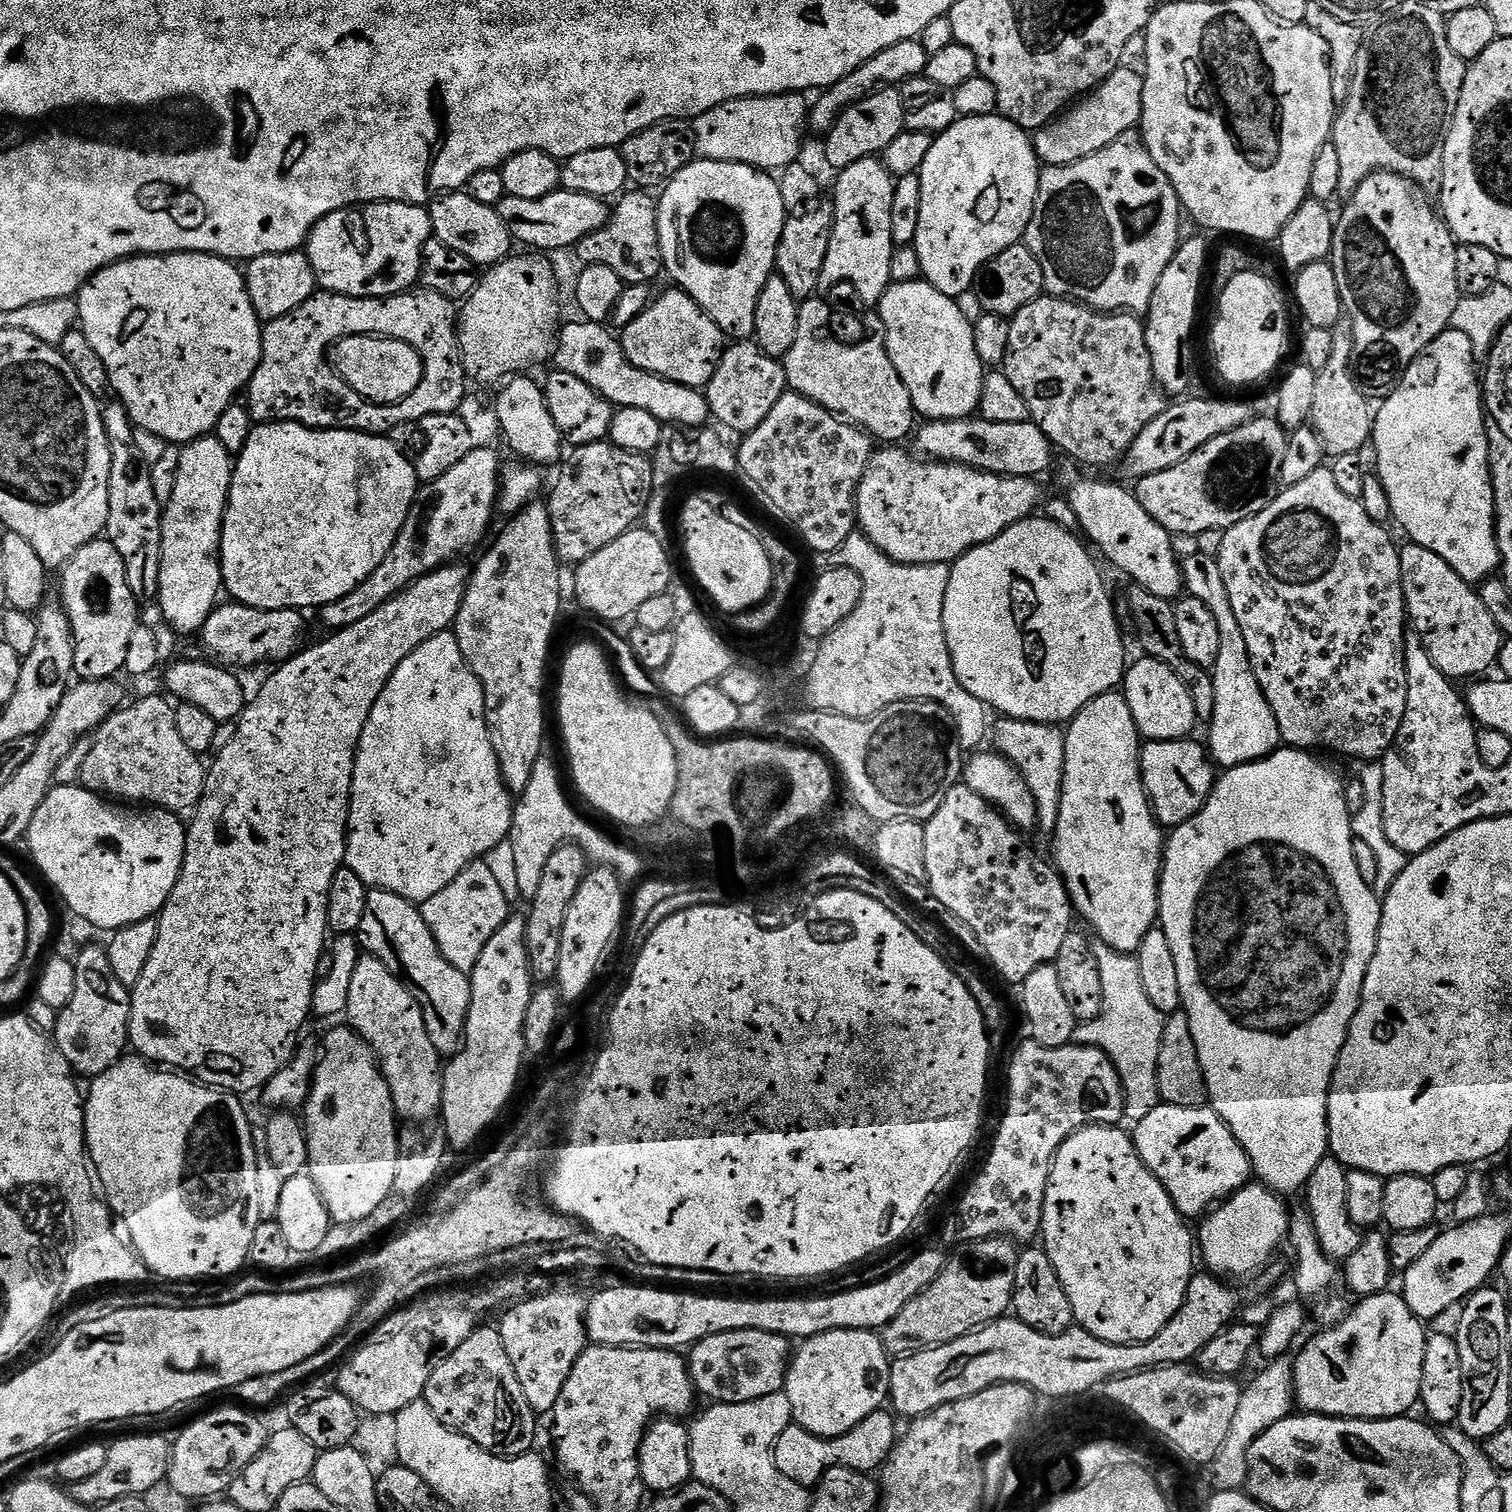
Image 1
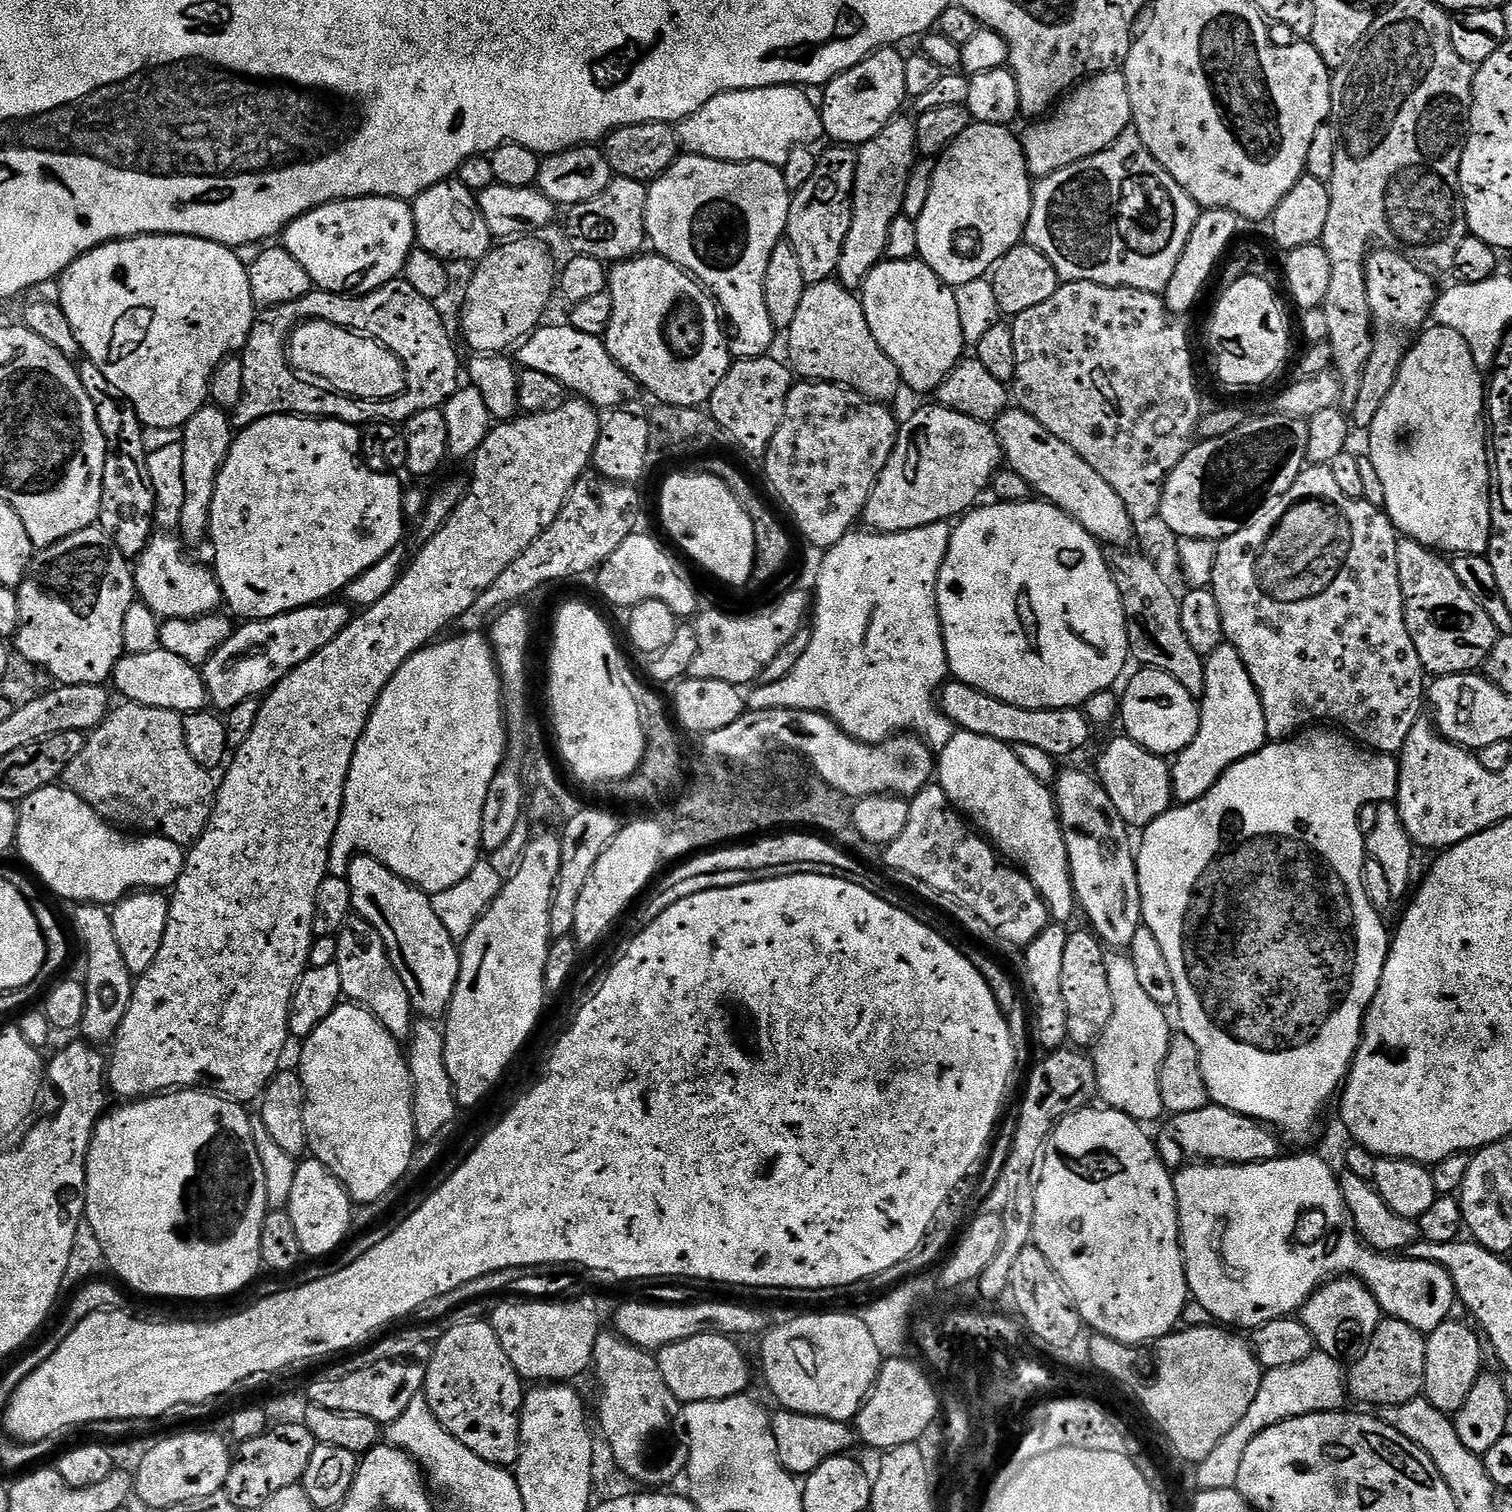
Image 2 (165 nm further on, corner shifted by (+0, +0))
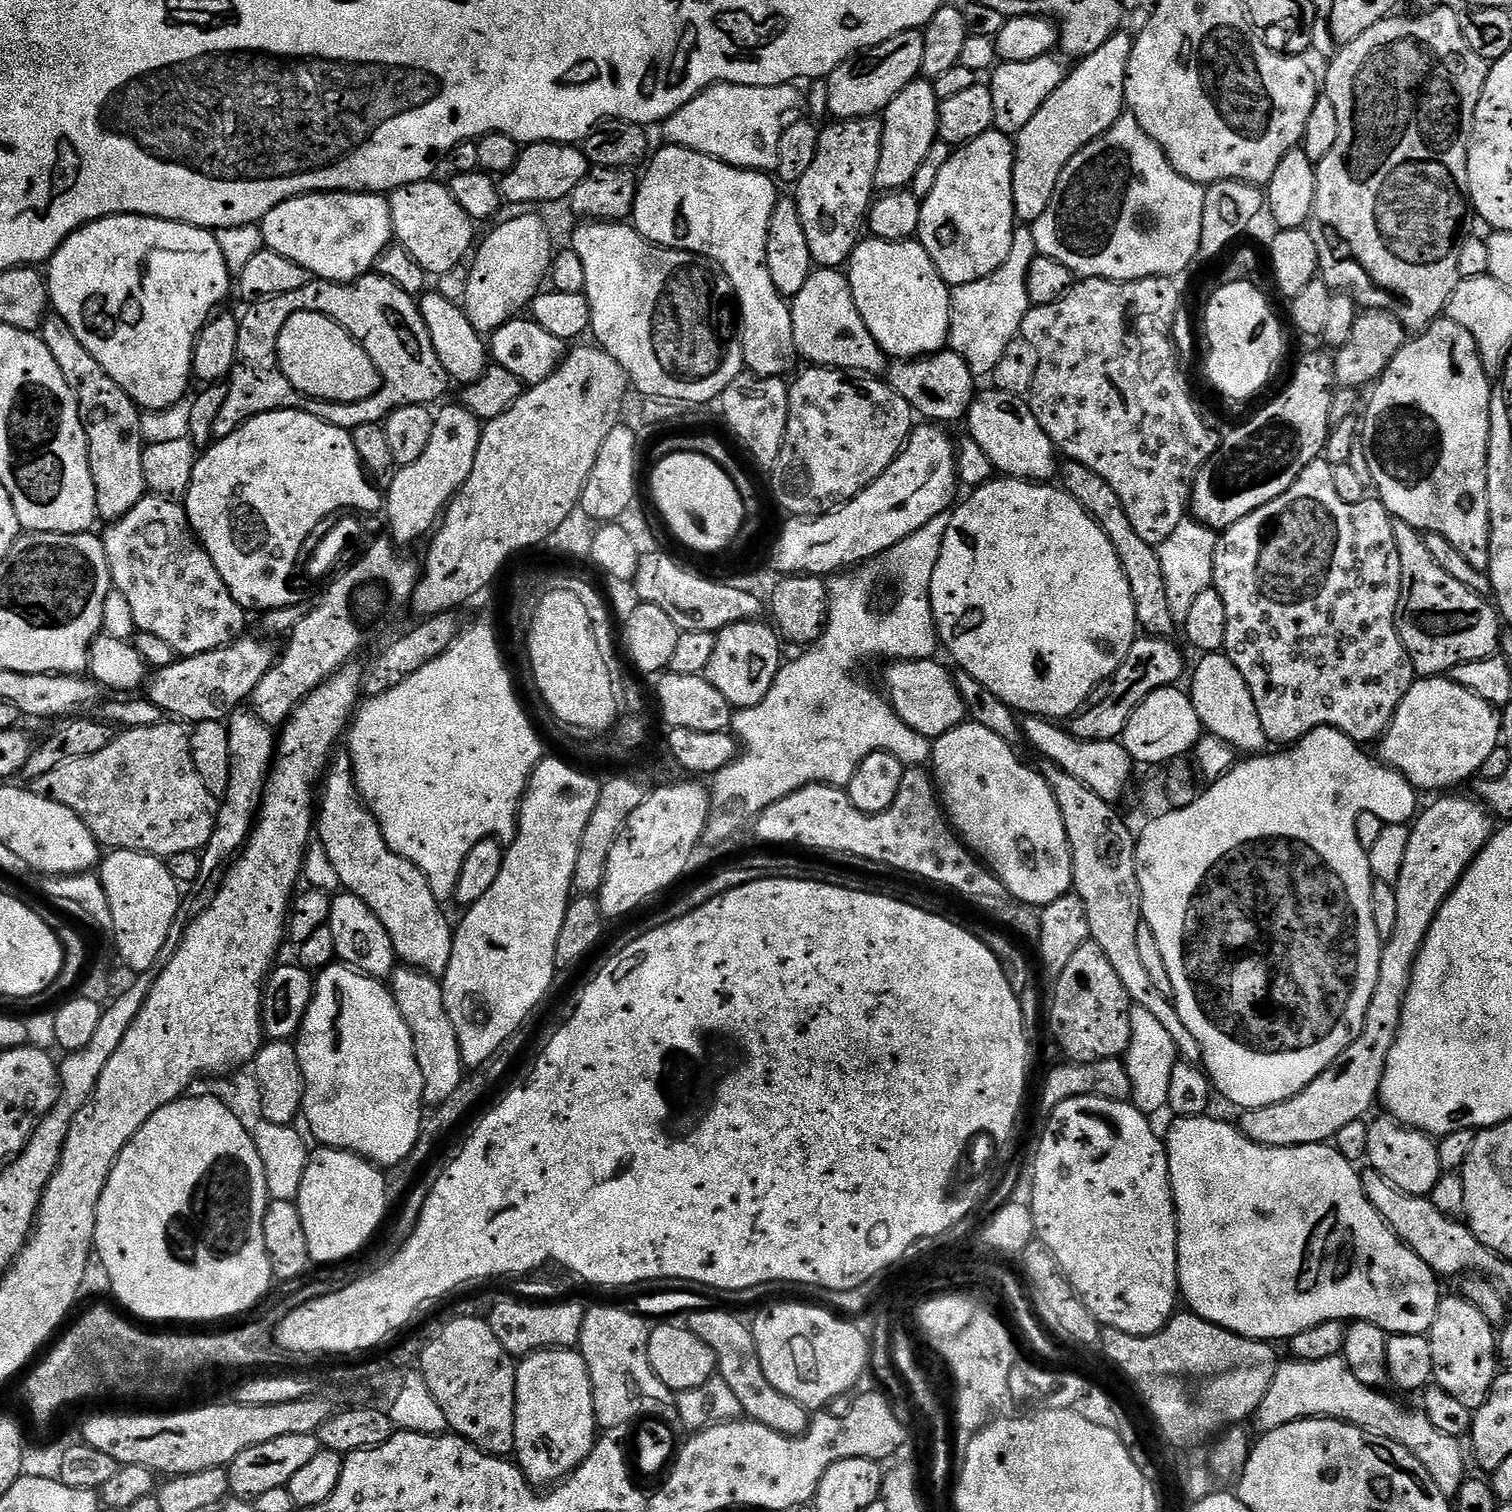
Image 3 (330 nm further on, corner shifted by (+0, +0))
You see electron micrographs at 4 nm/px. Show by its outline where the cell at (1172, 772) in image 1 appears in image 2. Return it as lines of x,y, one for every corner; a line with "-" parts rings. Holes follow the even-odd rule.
1117,734
1100,752
1094,775
1110,794
1118,814
1132,830
1143,830
1173,807
1172,769
1169,761
1134,743
1129,736

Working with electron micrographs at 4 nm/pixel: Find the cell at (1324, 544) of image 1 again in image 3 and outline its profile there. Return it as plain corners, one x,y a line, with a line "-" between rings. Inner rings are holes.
1321,458
1310,462
1310,466
1302,470
1290,490
1223,529
1216,546
1212,571
1212,587
1222,594
1222,602
1226,602
1226,642
1222,652
1230,658
1230,662
1234,662
1234,666
1238,666
1238,674
1246,678
1254,706
1258,706
1262,730
1273,745
1291,746
1315,728
1337,728
1361,746
1368,746
1371,740
1379,741
1388,731
1402,698
1406,698
1410,686
1417,679
1410,654
1406,654
1406,646
1402,646
1402,638
1396,629
1396,607
1402,590
1402,562
1398,558
1392,521
1393,517
1388,515
1386,506
1379,499
1366,498
1357,504
1345,502
1338,495
1338,490
1334,490
1332,465

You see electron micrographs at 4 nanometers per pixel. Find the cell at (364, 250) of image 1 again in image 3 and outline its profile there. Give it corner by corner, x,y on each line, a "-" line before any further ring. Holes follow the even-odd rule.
308,192
304,196
295,196
270,210
259,223
264,236
264,247
298,262
308,271
309,277
329,280
339,284
348,284
367,276
376,267
376,259
382,250
393,243
392,211
387,199
380,194
366,192

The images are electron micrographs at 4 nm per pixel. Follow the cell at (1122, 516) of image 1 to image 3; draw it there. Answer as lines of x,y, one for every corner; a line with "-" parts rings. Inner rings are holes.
995,390
981,391
970,406
966,417
967,424
967,435
990,458
997,473
1008,478
1033,482
1048,482
1057,475
1056,446
1046,430
1042,430
1038,418
1034,418
1032,405
1025,397

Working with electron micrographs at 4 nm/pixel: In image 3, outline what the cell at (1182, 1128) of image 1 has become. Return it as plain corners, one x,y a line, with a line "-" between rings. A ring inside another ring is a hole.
1456,794
1441,795
1444,797
1434,801
1425,812
1423,809
1408,828
1410,842
1406,842
1402,874
1398,874
1398,882
1394,886
1398,915
1394,918
1394,930
1380,949
1378,982
1358,1038
1354,1038
1352,1045
1342,1050
1335,1062
1322,1070
1310,1086
1294,1094
1294,1098
1261,1108
1243,1109
1239,1113
1238,1127
1243,1136
1250,1138
1250,1142
1258,1142
1264,1148
1327,1144
1338,1130
1342,1130
1342,1126
1365,1119
1372,1103
1377,1103
1386,1058
1396,1041
1416,955
1424,945
1438,910
1456,889
1456,883
1494,831
1493,817
1479,799
1467,800
1464,796
1452,795

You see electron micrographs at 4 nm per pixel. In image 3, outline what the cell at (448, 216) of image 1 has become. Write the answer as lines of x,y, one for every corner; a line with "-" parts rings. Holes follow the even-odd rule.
435,179
414,182
397,188
387,197
392,211
392,231
395,239
406,250
410,250
410,254
414,254
414,262
418,262
418,266
422,266
422,270
429,274
450,271
474,248
473,220
466,214
466,210
462,210
462,206
458,206
452,196
451,187
447,183
436,183

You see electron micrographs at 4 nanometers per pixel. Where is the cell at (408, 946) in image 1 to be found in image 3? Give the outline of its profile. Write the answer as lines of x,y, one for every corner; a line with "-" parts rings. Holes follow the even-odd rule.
351,771
334,772
323,781
322,795
318,800
318,844
326,850
326,854
330,854
330,862
338,873
341,889
362,898
362,902
366,902
366,906
370,906
370,910
378,914
378,922
386,926
386,934
390,934
394,942
397,957
407,967
416,968
419,972
426,972
437,978
443,977
450,962
454,928
451,923
448,925
448,916
440,909
443,908
441,901
434,898
426,874
422,874
422,870
418,870
414,862
390,850
380,829
380,823
364,806
364,800
360,797

